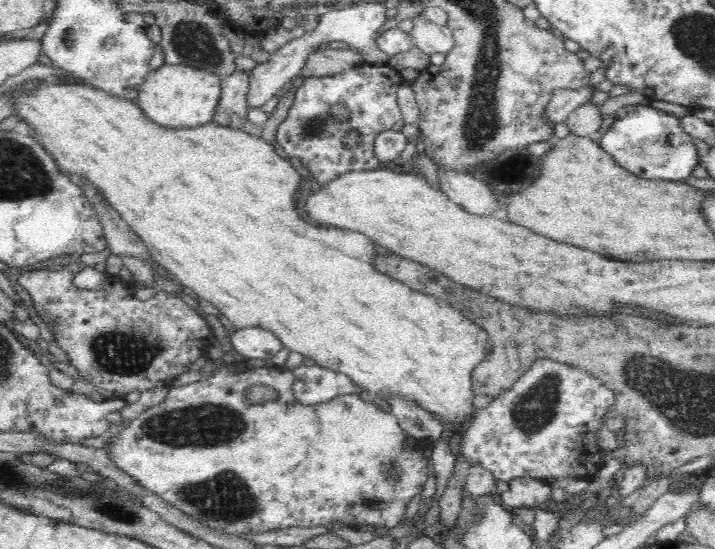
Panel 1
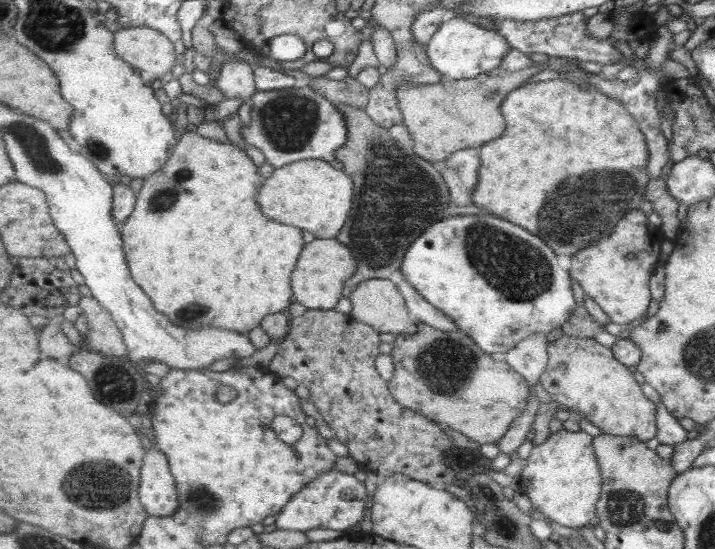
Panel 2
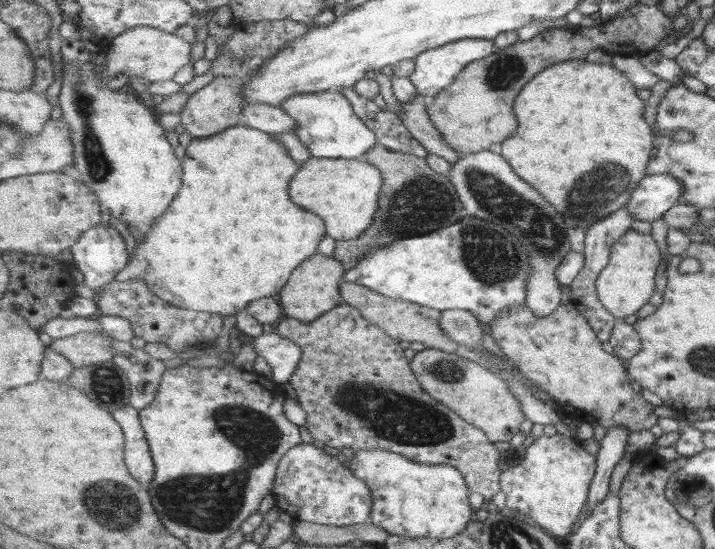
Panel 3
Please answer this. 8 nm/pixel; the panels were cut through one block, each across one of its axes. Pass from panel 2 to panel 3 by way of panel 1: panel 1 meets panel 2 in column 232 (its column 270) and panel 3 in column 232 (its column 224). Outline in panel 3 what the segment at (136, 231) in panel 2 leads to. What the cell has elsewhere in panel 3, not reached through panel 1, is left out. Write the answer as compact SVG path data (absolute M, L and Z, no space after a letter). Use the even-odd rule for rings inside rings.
M247 125L229 127L219 134L192 140L186 146L186 155L182 162L184 164L184 185L181 187L177 200L173 200L173 206L169 208L169 212L165 212L165 216L161 216L157 220L157 224L151 232L147 231L142 234L143 241L140 244L136 243L132 259L127 263L124 270L115 276L115 282L141 279L149 285L151 292L169 304L199 312L212 312L221 316L237 316L241 310L245 310L254 300L260 298L267 298L268 296L277 298L277 294L280 294L283 287L288 284L296 268L304 260L318 252L320 242L327 236L326 224L321 216L305 211L291 201L290 185L297 172L301 172L302 166L295 163L283 145L278 144L277 140L271 137L271 133Z

